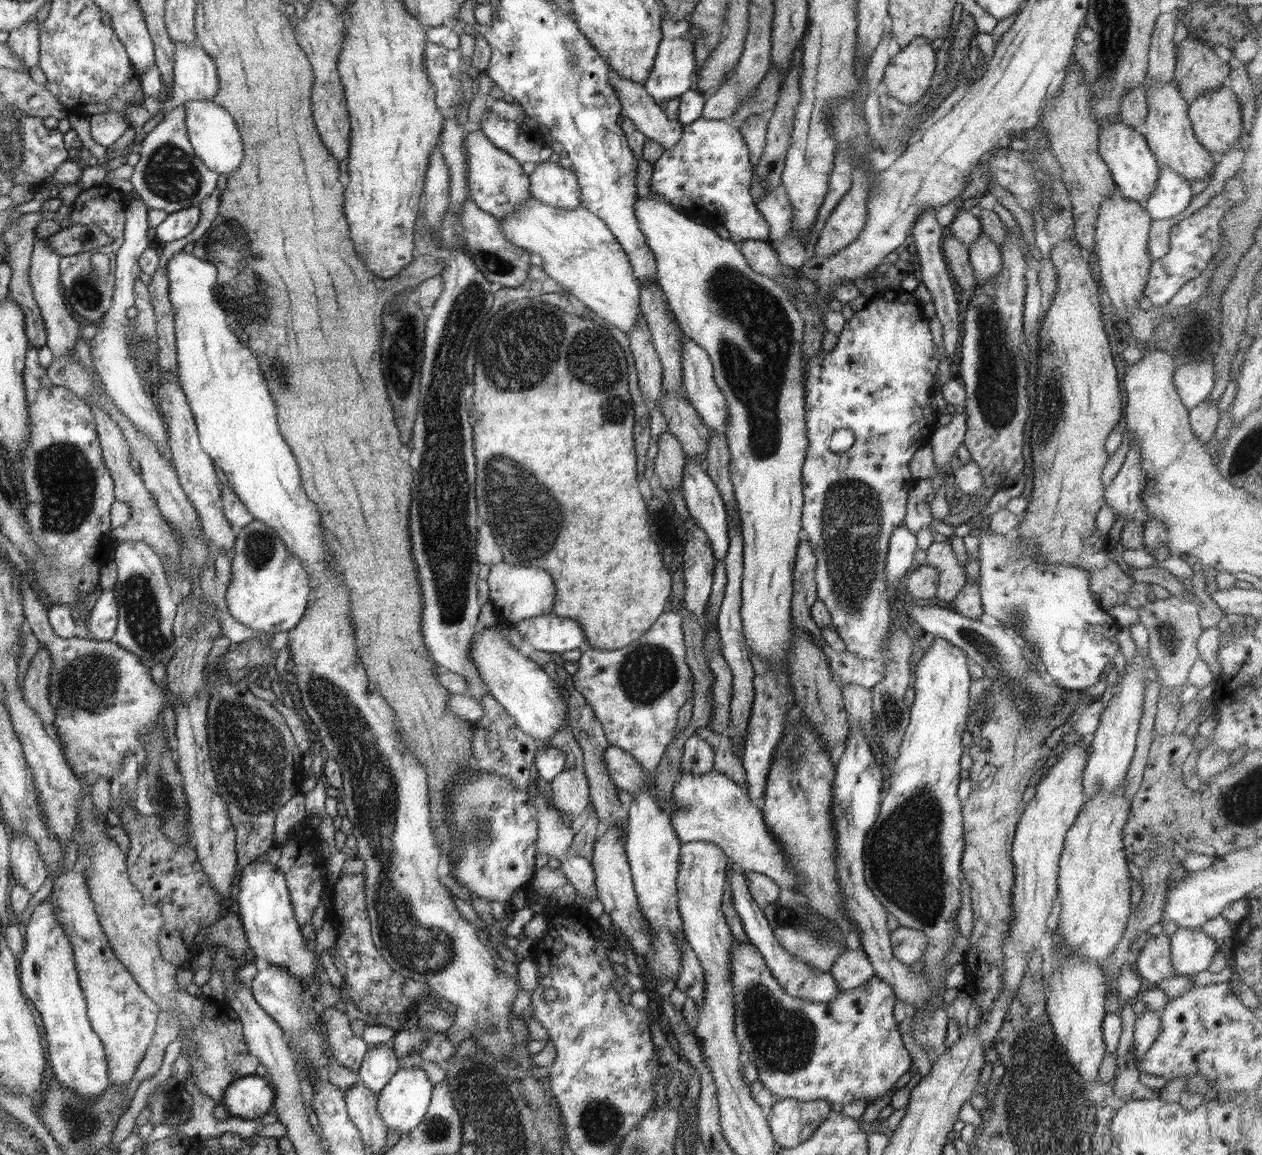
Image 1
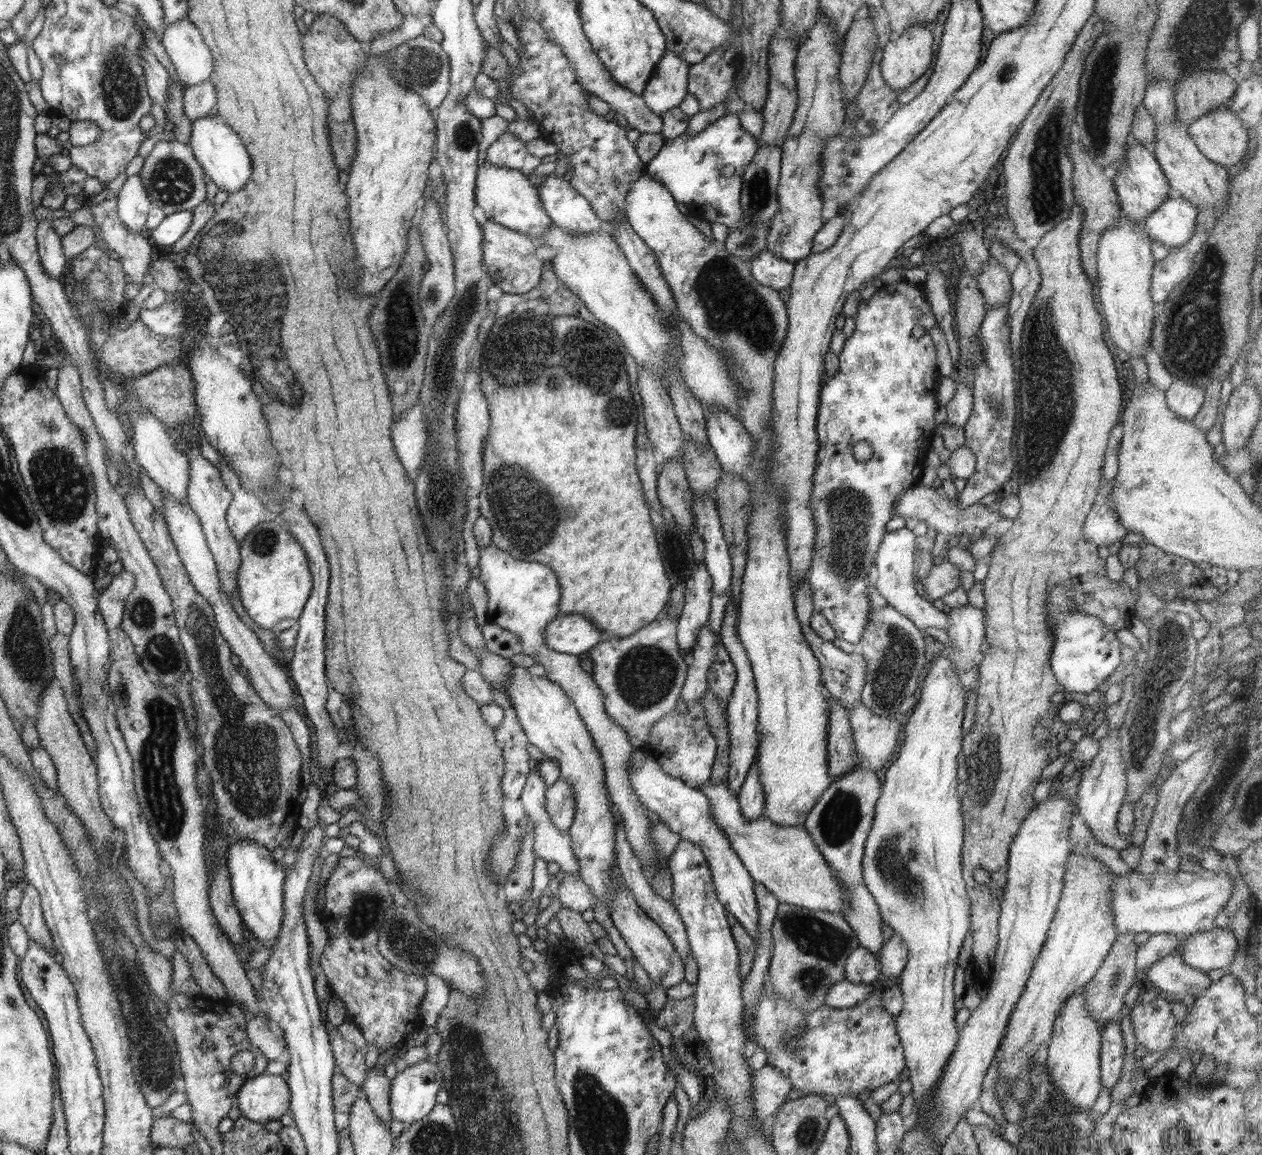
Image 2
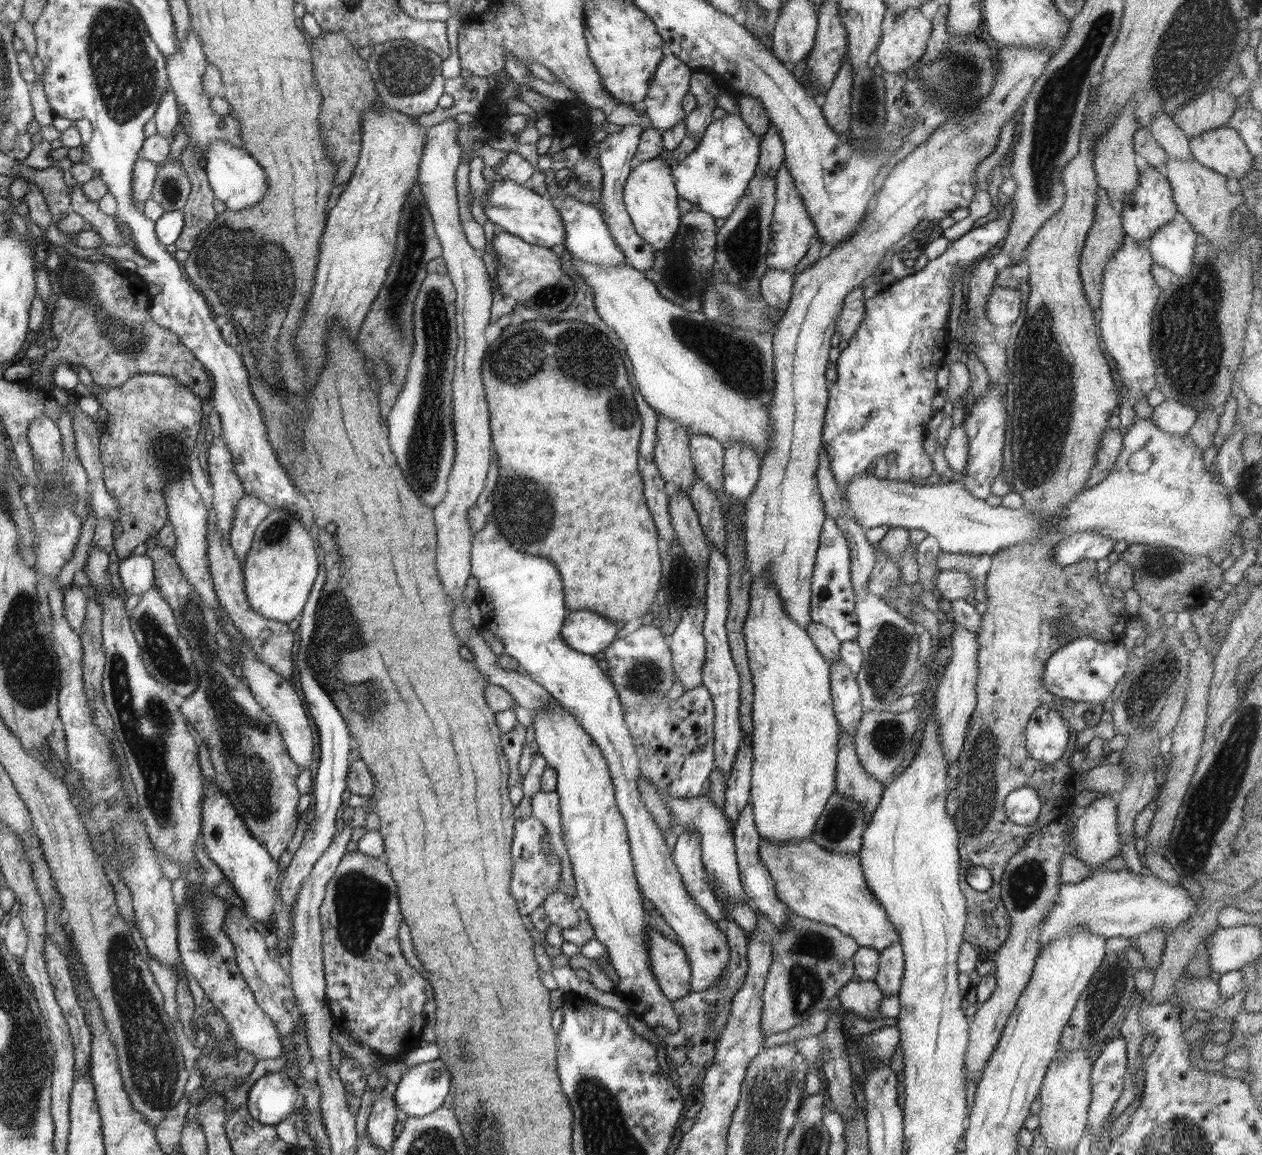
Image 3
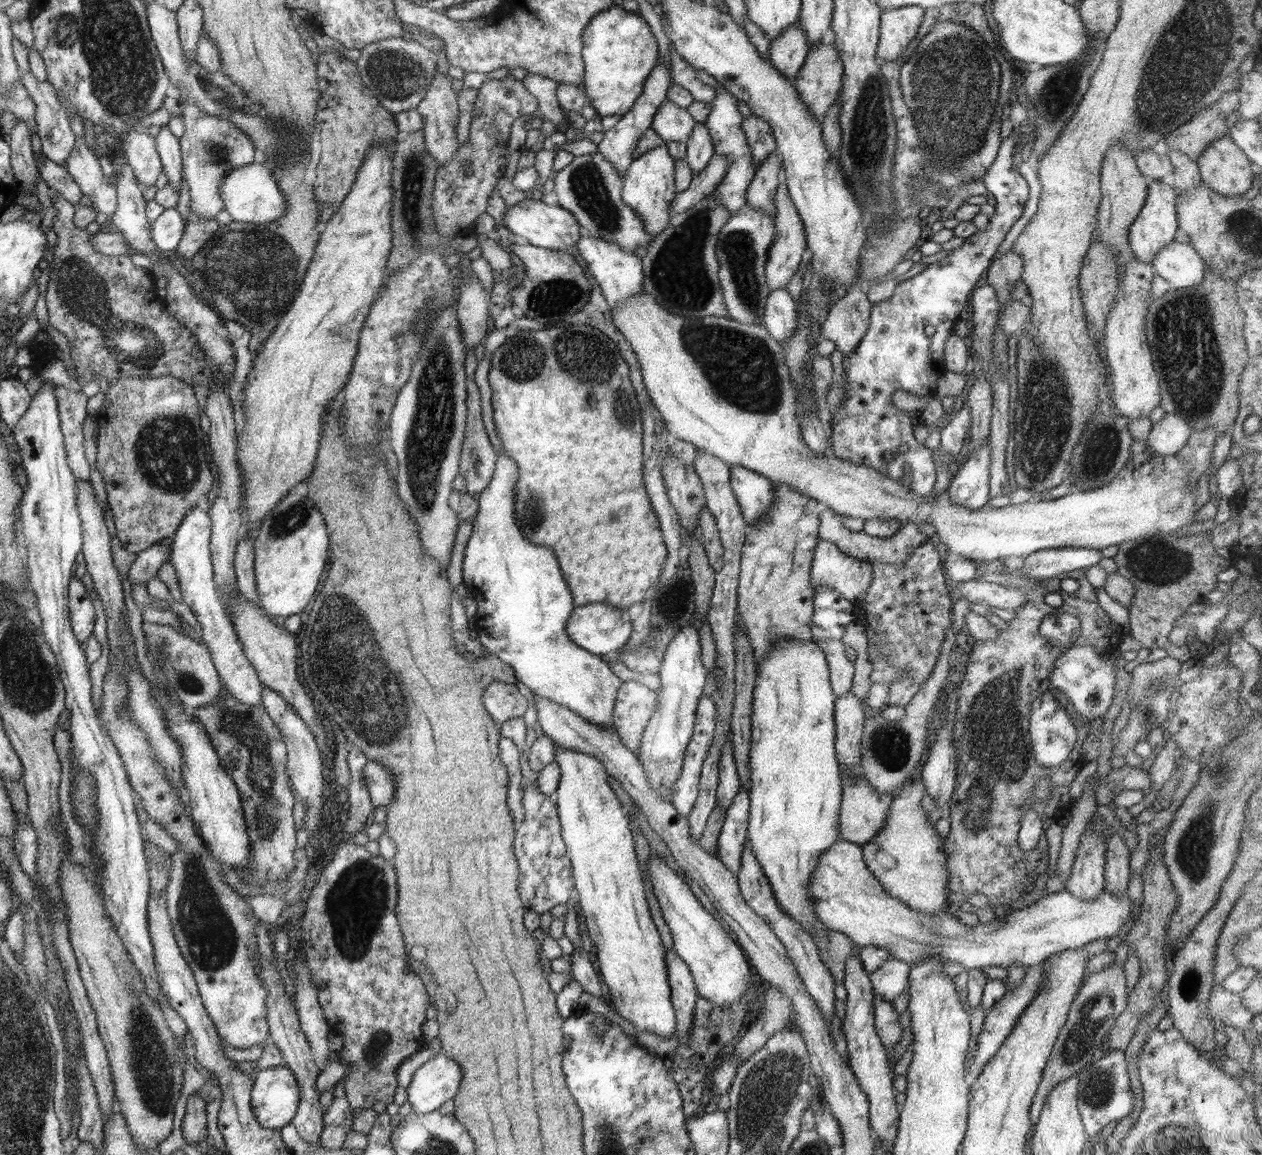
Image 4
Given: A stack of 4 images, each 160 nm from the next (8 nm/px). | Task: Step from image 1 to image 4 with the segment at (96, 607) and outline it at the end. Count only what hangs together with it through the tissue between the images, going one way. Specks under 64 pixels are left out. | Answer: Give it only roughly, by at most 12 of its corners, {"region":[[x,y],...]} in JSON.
{"region":[[156,544],[137,553],[128,579],[145,584],[170,561],[171,547]]}

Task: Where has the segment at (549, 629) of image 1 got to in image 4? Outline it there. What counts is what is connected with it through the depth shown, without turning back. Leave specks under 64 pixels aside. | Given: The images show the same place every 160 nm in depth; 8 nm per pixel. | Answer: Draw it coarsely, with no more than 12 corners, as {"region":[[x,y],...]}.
{"region":[[574,608],[571,642],[598,656],[622,650],[634,630],[628,610]]}

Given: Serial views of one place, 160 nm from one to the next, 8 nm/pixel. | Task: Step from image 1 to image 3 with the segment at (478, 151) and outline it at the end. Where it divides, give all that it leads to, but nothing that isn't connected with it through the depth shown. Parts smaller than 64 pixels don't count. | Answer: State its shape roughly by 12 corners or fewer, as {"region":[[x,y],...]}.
{"region":[[500,178],[483,206],[488,221],[552,248],[565,230],[554,199]]}

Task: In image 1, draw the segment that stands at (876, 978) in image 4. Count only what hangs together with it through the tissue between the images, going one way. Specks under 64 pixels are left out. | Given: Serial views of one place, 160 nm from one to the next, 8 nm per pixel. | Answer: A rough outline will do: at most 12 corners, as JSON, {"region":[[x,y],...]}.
{"region":[[890,930],[894,956],[911,966],[923,958],[929,940],[922,931]]}

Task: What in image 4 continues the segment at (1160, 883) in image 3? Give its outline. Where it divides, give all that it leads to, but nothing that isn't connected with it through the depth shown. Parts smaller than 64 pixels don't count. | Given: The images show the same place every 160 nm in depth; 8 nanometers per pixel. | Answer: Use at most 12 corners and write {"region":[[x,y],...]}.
{"region":[[844,839],[811,907],[857,946],[966,970],[1038,966],[1116,936],[1127,892],[1065,888],[968,927],[892,898]]}

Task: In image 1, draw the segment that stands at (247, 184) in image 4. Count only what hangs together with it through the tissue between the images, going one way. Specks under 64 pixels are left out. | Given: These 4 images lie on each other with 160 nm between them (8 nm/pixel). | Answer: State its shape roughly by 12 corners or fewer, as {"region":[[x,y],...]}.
{"region":[[206,100],[186,102],[194,152],[227,176],[242,164],[233,116]]}

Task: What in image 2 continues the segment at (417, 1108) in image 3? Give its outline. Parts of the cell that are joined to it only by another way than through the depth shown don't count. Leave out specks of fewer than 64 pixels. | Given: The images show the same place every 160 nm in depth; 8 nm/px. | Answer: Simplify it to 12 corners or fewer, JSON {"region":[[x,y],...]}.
{"region":[[434,1060],[397,1072],[390,1113],[406,1127],[430,1115],[444,1073]]}

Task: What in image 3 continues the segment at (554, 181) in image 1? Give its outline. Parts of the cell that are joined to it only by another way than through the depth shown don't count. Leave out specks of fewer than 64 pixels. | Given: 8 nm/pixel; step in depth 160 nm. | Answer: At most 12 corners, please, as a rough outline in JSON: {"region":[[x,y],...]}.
{"region":[[554,198],[572,258],[628,265],[595,204]]}

